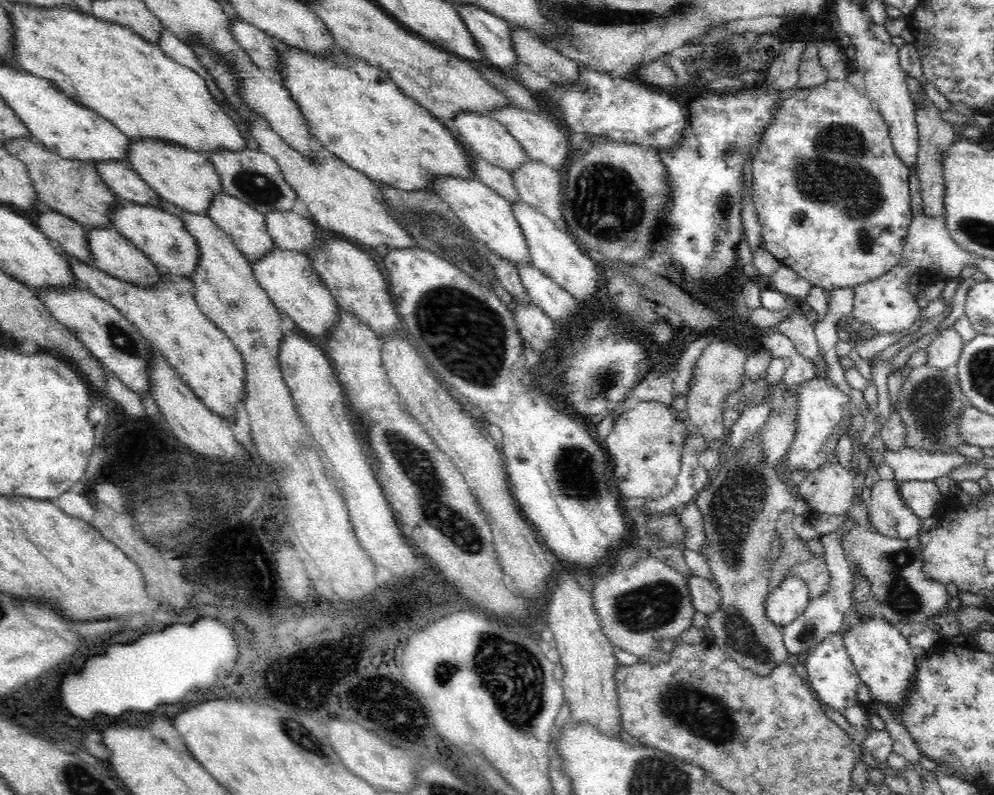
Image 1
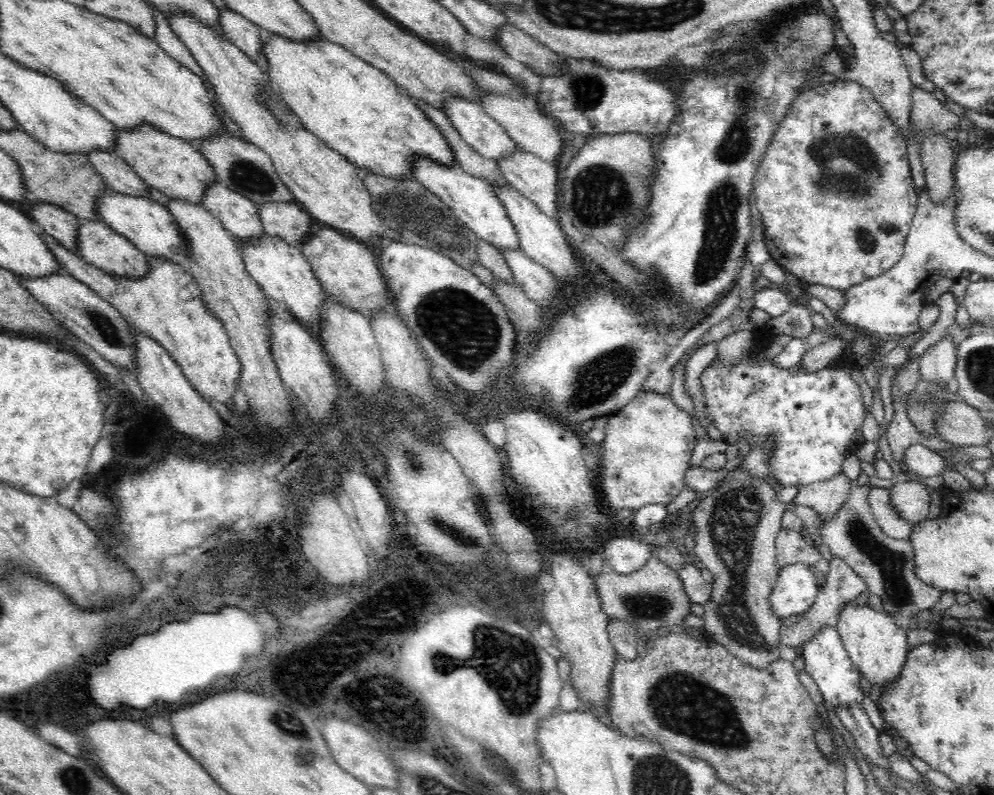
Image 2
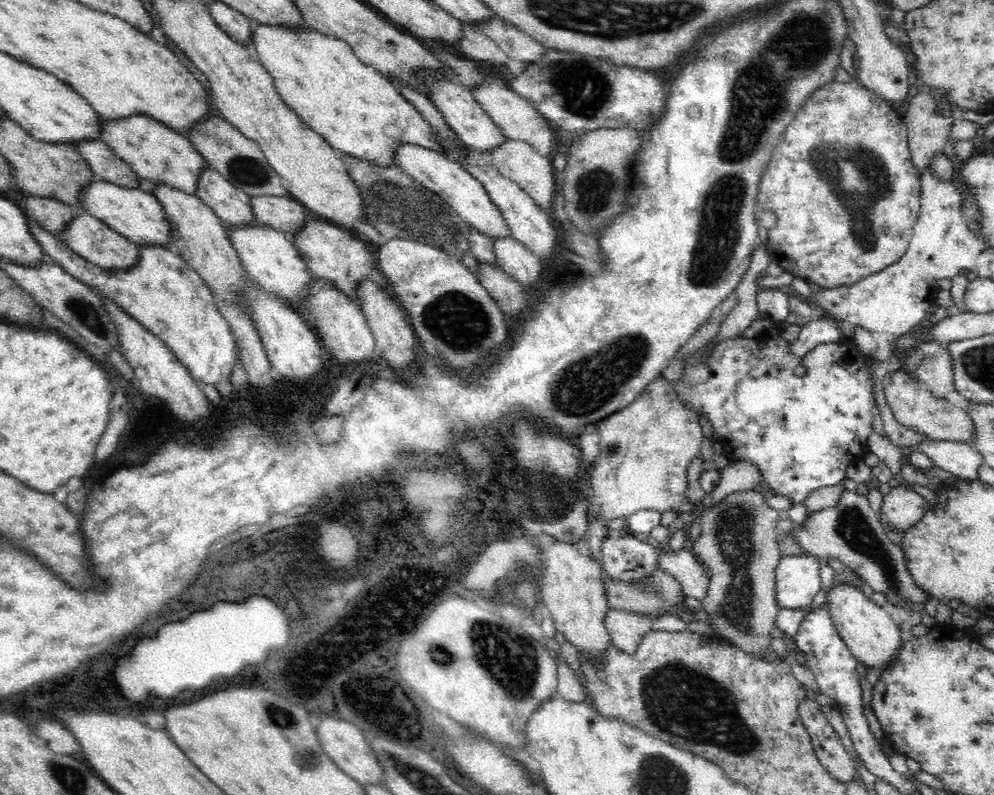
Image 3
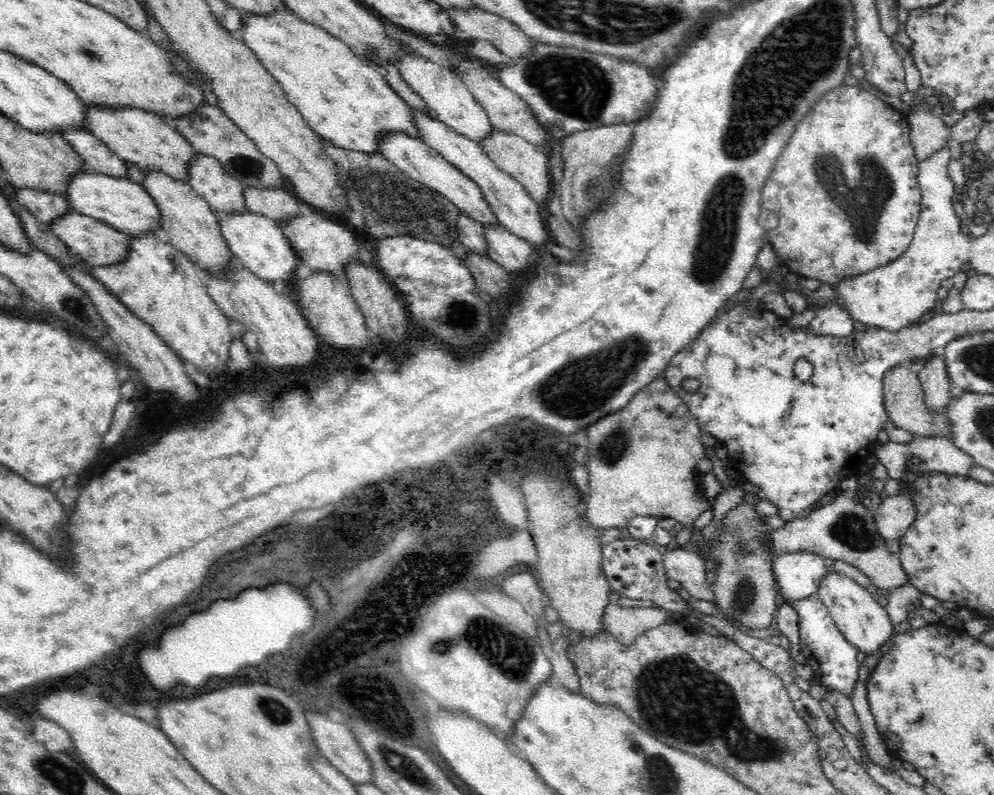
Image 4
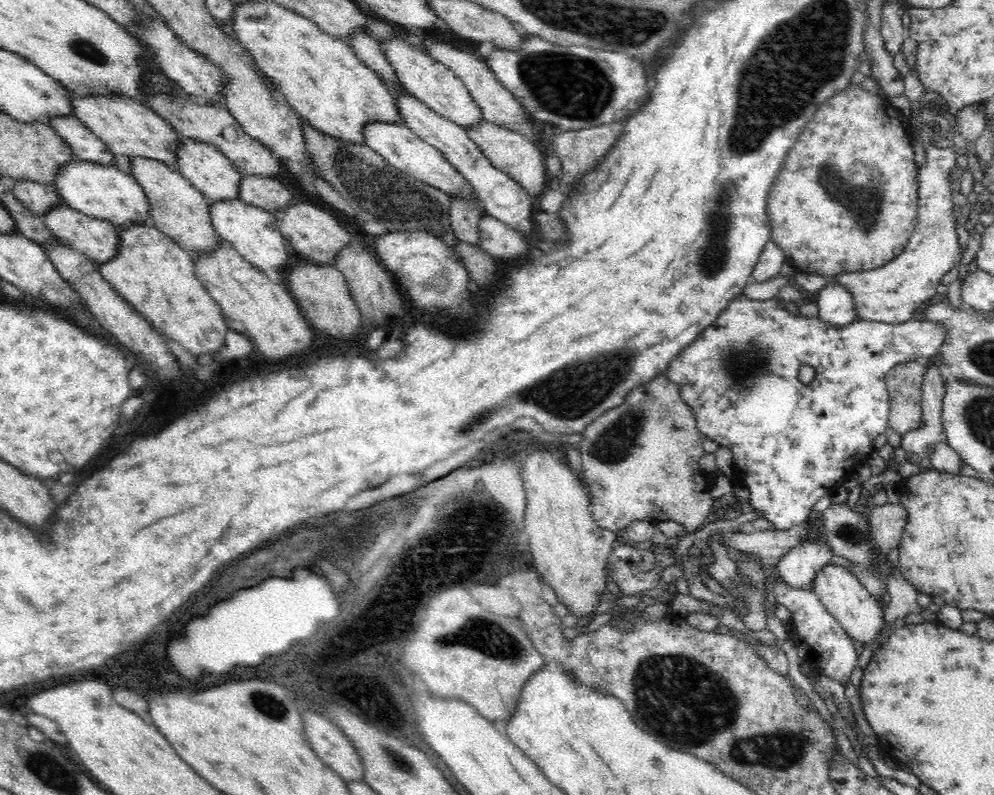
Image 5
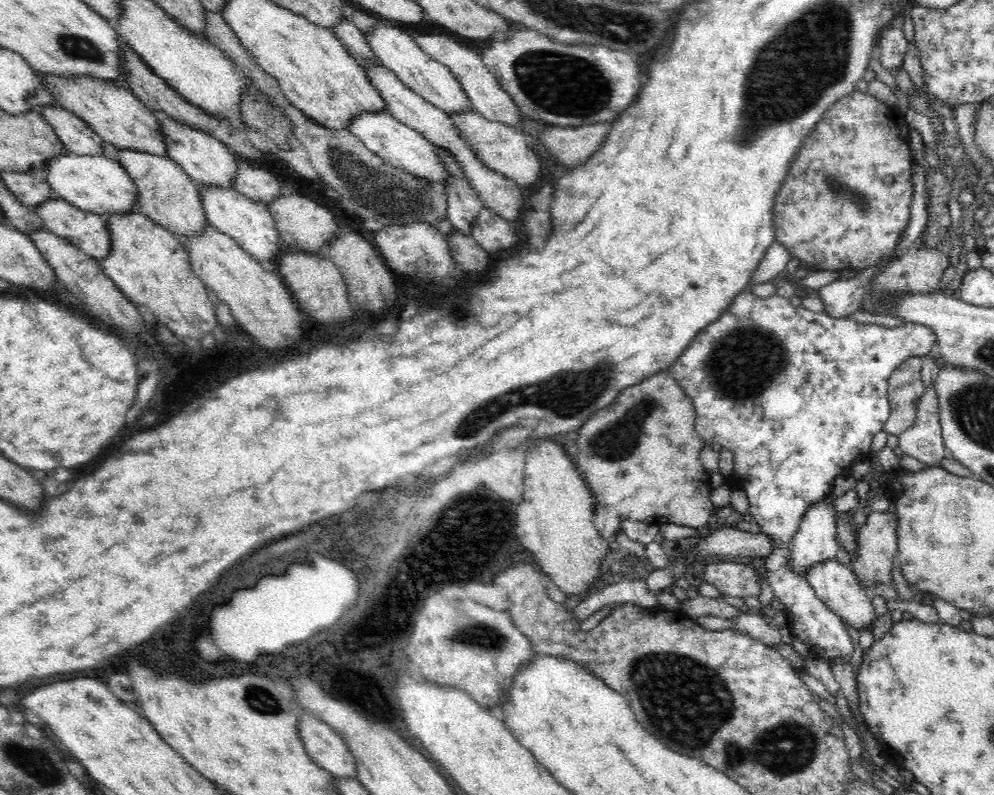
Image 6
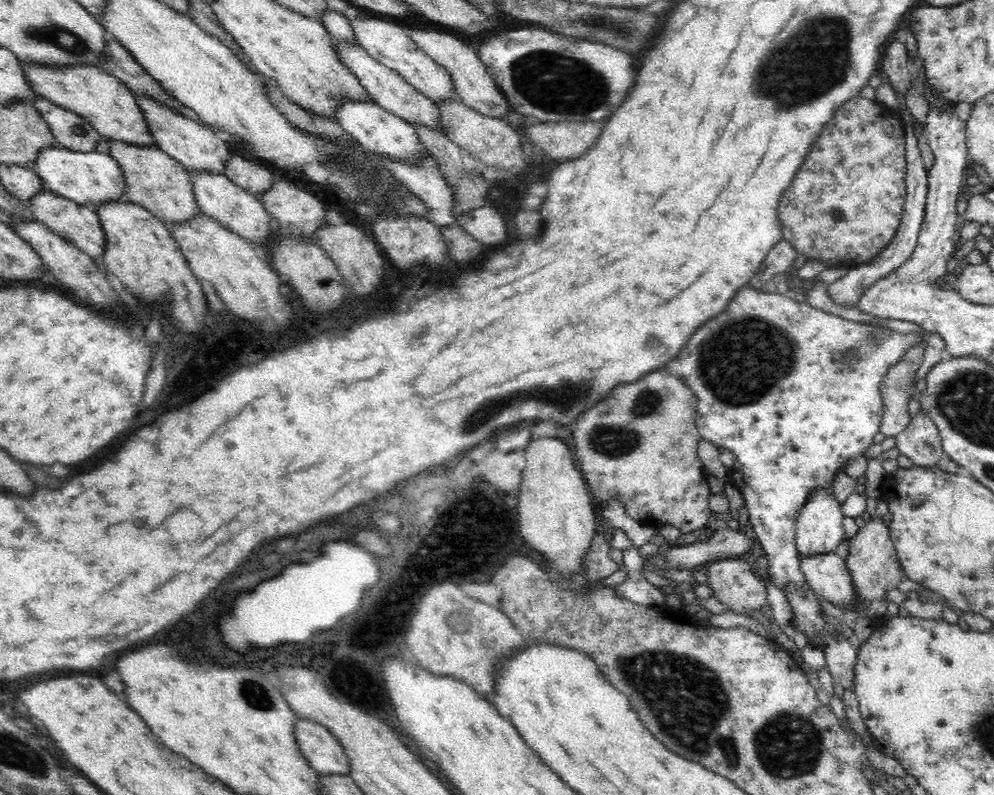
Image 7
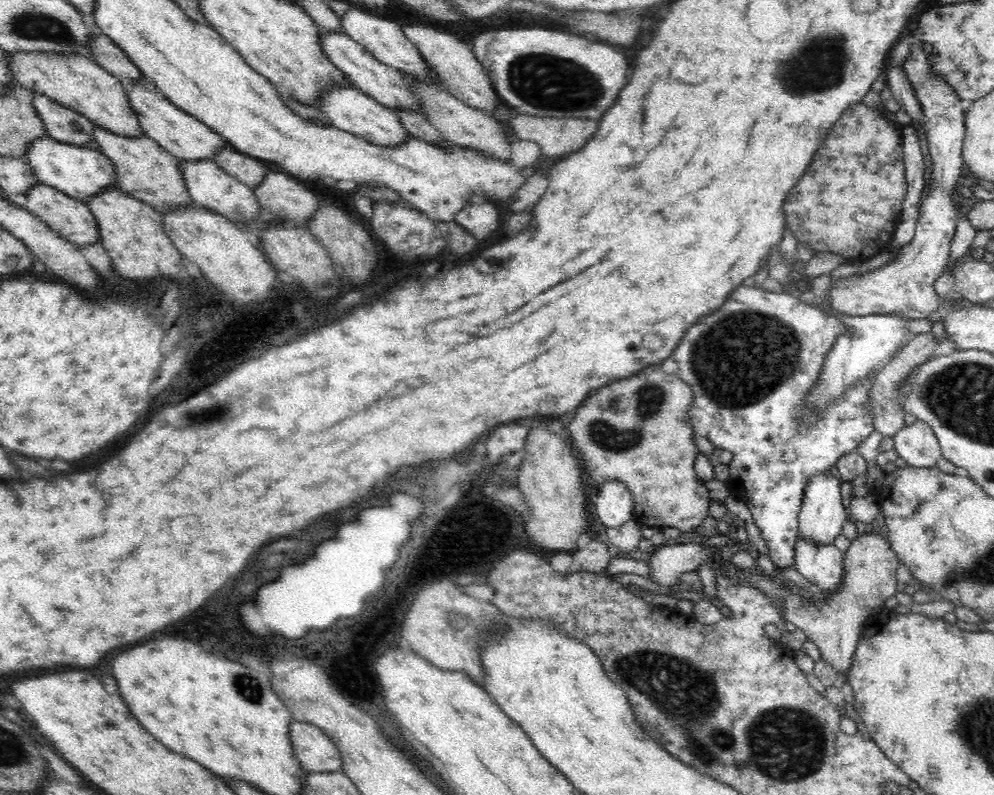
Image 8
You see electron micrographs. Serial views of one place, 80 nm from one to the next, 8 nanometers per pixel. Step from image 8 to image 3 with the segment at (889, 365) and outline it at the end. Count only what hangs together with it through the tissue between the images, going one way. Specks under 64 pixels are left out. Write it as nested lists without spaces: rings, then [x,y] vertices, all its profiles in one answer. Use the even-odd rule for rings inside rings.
[[[904,369],[888,370],[883,378],[883,391],[893,416],[904,427],[912,429],[928,439],[936,441],[965,442],[969,443],[976,432],[976,424],[968,417],[966,410],[949,404],[946,399],[936,399],[929,392],[920,389],[919,379],[909,375]]]

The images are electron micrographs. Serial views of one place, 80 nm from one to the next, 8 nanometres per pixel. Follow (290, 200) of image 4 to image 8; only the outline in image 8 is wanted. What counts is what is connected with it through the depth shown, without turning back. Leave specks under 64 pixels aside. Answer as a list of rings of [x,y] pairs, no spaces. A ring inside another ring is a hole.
[[[227,140],[214,159],[222,170],[252,190],[264,180],[267,171],[259,159],[238,152]]]

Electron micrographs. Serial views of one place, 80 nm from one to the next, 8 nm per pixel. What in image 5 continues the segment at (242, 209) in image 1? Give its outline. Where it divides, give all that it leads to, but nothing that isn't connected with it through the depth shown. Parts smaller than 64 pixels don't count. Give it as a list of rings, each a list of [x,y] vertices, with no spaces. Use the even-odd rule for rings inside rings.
[[[179,135],[180,144],[176,149],[177,169],[202,193],[209,202],[220,200],[238,200],[242,175],[236,171],[234,163],[216,148],[216,145],[204,143]]]

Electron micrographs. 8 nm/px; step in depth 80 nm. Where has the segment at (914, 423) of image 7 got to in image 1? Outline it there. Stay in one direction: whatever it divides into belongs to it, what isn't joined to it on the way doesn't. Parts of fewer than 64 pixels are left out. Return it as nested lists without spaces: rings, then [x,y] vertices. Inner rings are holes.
[[[949,327],[933,337],[927,346],[926,363],[938,370],[955,369],[964,345],[965,341],[960,334],[954,327]]]

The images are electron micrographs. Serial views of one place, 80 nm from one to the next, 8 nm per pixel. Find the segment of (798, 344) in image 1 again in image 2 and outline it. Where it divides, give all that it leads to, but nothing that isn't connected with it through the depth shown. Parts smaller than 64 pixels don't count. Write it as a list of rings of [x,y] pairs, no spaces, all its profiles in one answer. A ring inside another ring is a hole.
[[[802,304],[791,305],[791,307],[778,318],[770,317],[765,326],[771,330],[775,336],[788,334],[795,338],[807,337],[814,328],[812,323],[812,312]]]

